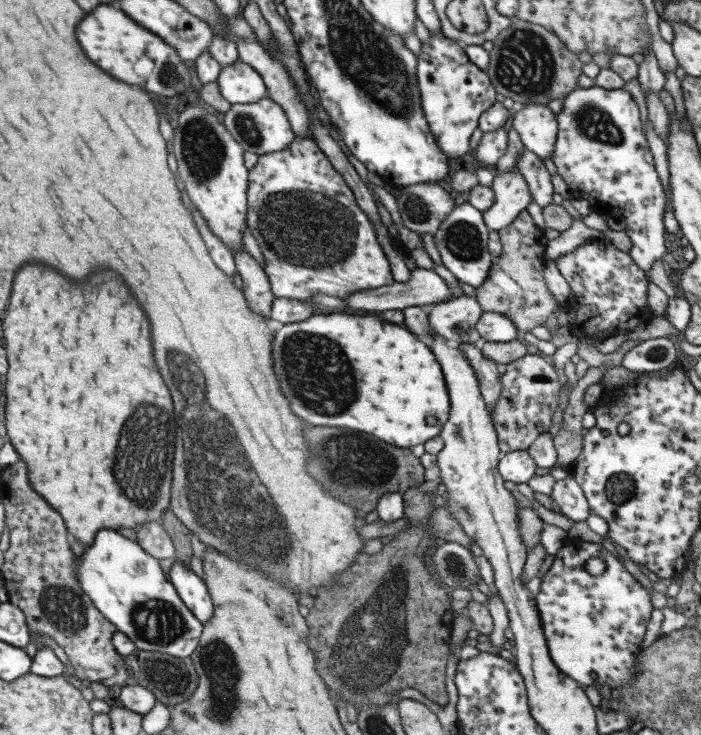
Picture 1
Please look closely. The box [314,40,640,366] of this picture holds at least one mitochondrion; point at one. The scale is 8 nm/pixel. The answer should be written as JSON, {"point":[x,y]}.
{"point":[591,121]}

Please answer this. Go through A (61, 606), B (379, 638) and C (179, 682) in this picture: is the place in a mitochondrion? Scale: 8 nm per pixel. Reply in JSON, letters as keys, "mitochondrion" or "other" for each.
{"A":"mitochondrion","B":"mitochondrion","C":"mitochondrion"}

